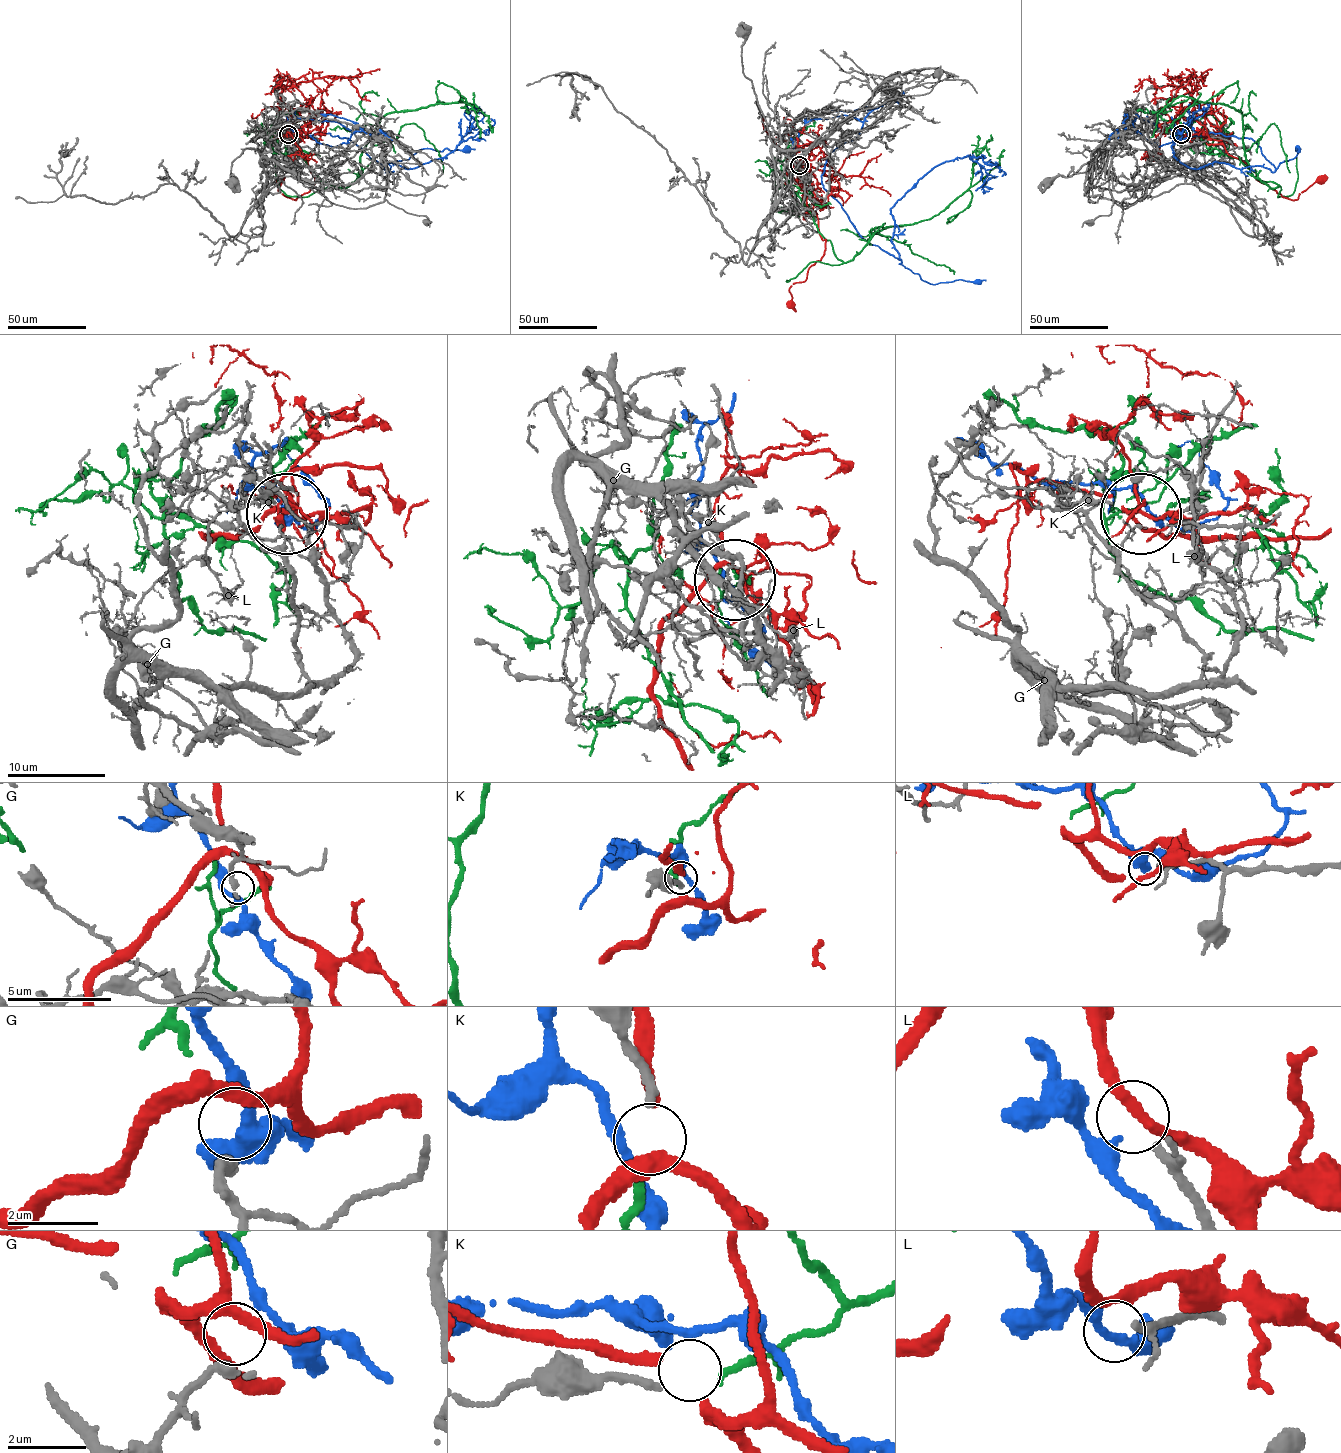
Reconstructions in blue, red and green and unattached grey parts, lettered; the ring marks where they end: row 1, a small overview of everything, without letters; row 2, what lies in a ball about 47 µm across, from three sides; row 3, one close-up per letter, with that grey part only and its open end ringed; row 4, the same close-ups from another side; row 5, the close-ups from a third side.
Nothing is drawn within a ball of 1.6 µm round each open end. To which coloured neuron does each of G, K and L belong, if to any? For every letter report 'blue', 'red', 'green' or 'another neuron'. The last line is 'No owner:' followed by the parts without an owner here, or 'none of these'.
G: another neuron
K: green
L: another neuron
No owner: G, L

